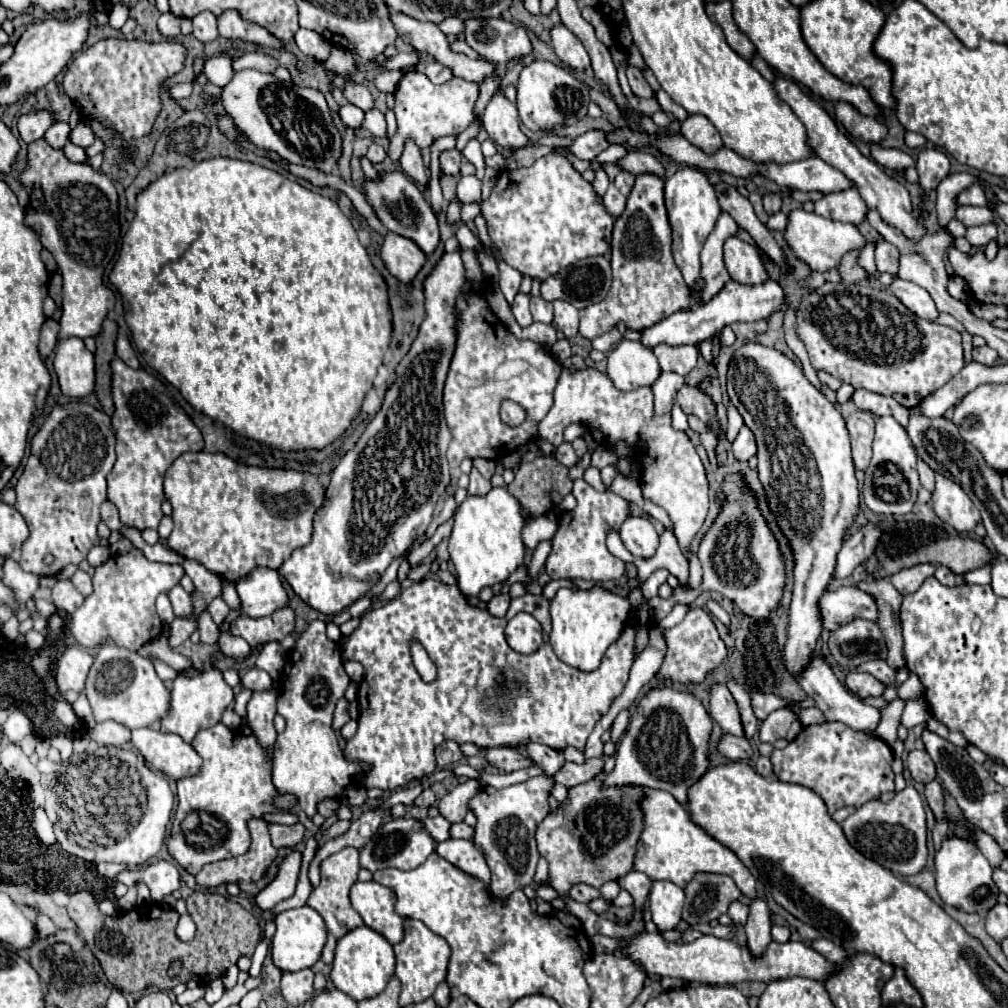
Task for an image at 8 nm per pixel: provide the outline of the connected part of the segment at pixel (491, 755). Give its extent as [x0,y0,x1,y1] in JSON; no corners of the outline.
[484,747,534,773]

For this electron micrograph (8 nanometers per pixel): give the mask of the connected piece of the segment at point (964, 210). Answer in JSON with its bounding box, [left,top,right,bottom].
[956,207,994,227]

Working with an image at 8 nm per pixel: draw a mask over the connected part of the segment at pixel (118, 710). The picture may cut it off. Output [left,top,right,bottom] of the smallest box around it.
[86,643,170,729]

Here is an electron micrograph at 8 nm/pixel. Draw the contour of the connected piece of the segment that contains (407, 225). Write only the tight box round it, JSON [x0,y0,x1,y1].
[366,171,440,255]

